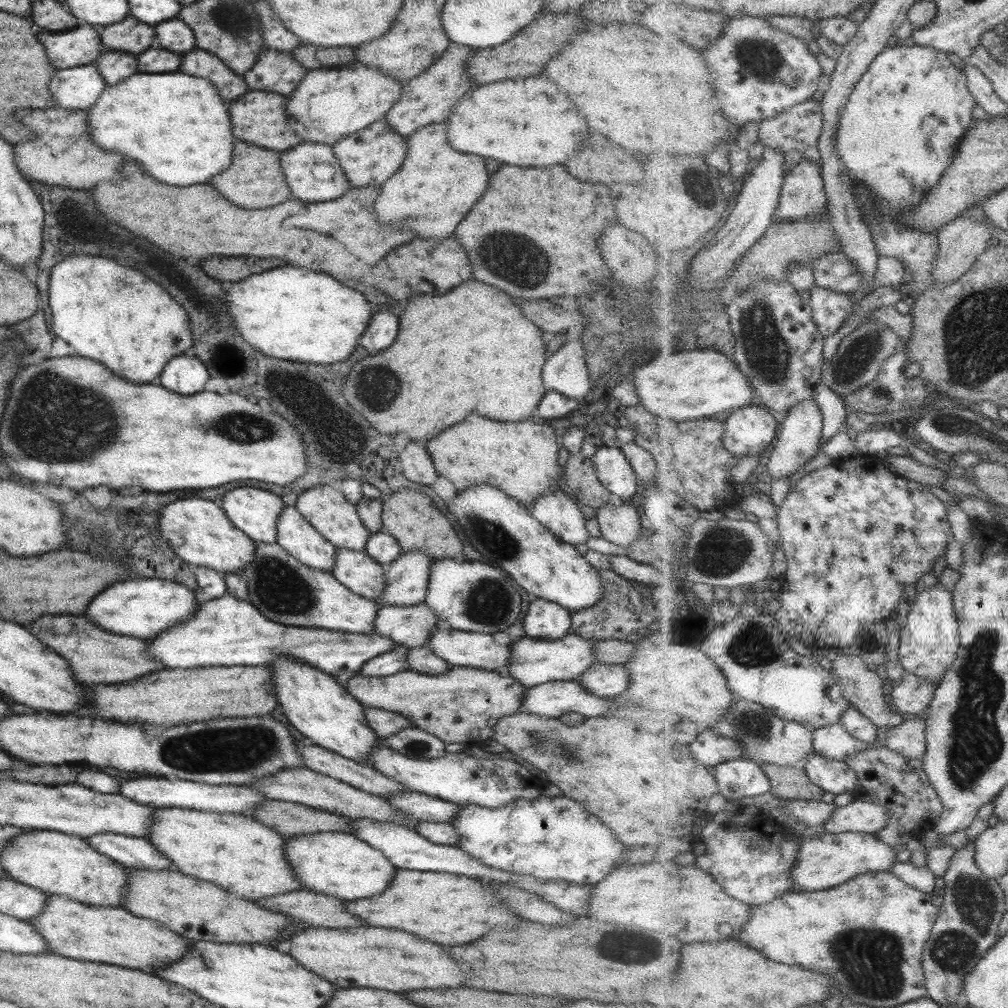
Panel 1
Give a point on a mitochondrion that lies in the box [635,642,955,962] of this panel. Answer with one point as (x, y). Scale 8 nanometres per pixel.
(758, 728)

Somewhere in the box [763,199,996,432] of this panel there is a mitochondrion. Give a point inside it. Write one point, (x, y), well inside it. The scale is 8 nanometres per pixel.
(854, 361)

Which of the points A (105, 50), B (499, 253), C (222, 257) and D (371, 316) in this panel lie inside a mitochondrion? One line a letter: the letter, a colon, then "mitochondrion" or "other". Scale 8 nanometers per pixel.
A: other
B: mitochondrion
C: other
D: other

